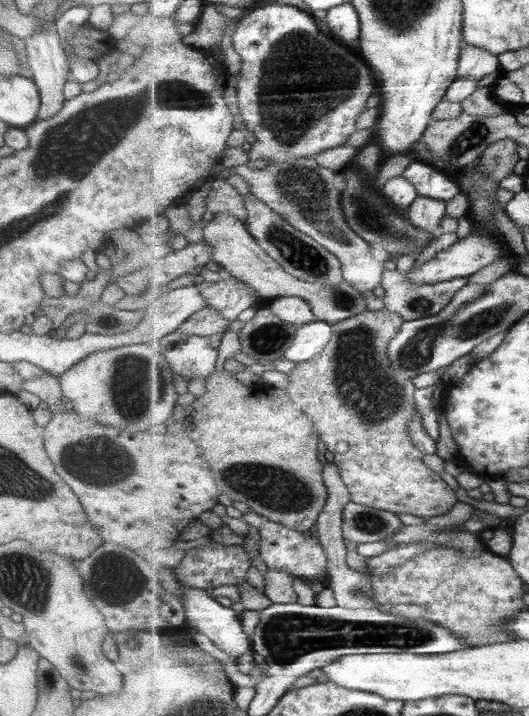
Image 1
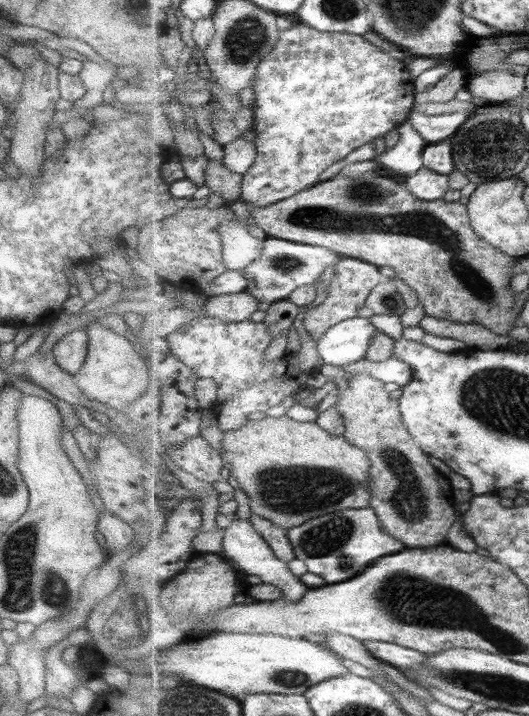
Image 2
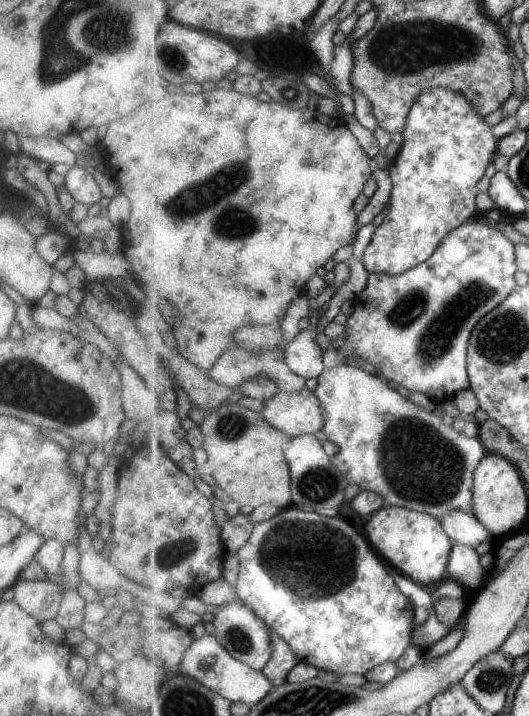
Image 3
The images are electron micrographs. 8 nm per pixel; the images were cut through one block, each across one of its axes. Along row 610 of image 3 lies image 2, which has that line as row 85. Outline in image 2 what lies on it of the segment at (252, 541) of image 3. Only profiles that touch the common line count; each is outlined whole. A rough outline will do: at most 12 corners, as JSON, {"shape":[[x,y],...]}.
{"shape":[[299,23],[257,69],[271,206],[409,121],[419,85],[363,36]]}

